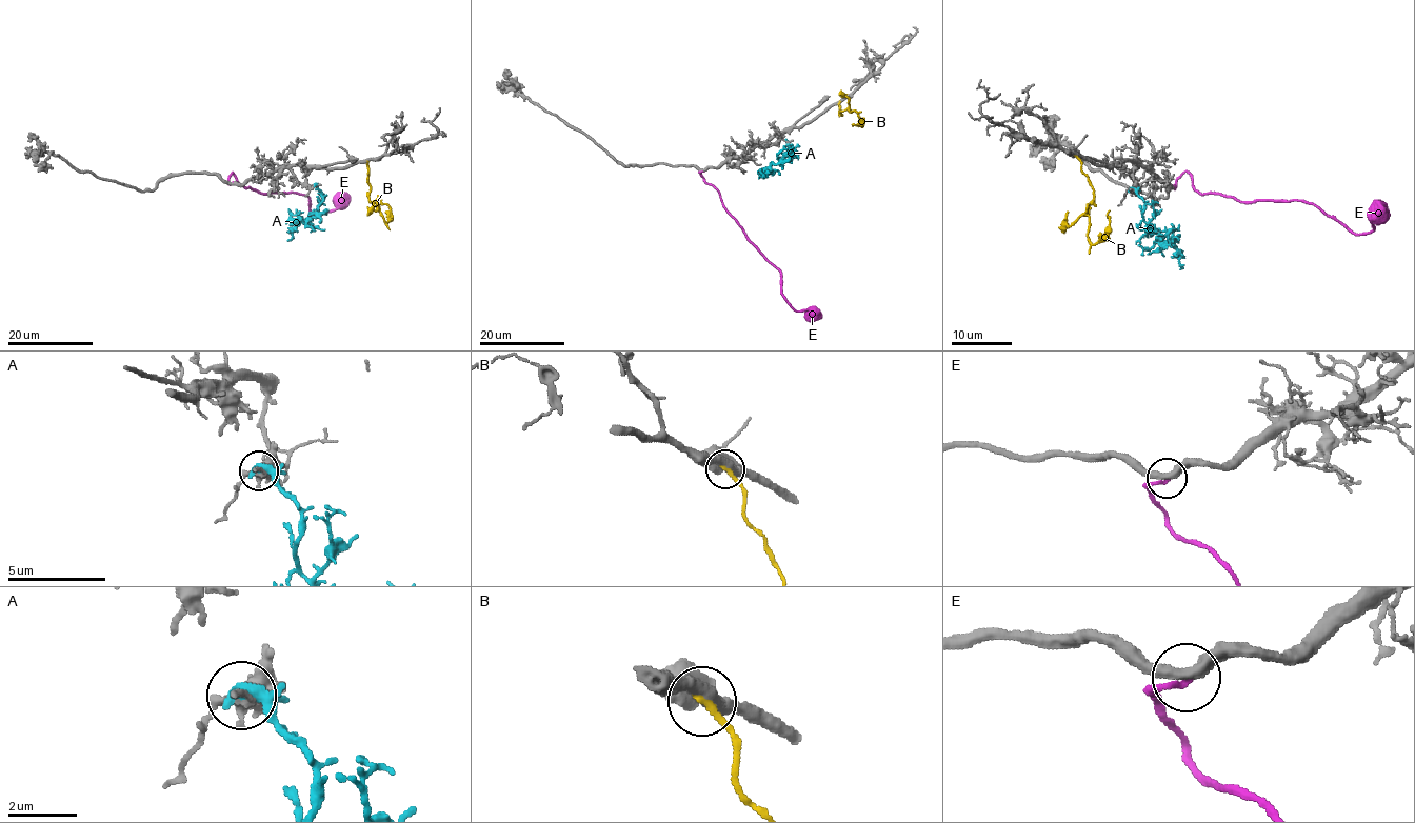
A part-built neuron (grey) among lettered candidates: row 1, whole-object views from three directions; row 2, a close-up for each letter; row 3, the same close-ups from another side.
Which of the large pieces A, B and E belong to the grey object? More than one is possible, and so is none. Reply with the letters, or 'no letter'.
E

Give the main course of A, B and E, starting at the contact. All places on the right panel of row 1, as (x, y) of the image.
A: (1131, 189), (1144, 203), (1143, 220), (1158, 231), (1164, 244), (1166, 237), (1179, 255), (1182, 267), (1179, 268)
B: (1075, 155), (1093, 189), (1085, 214), (1087, 237), (1093, 244), (1110, 223), (1108, 211)
E: (1173, 185), (1187, 172), (1202, 195), (1244, 202), (1302, 200), (1358, 234), (1374, 229), (1372, 216), (1382, 202)

